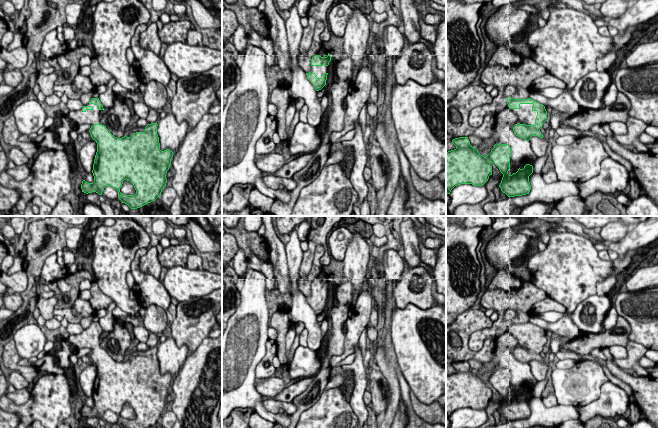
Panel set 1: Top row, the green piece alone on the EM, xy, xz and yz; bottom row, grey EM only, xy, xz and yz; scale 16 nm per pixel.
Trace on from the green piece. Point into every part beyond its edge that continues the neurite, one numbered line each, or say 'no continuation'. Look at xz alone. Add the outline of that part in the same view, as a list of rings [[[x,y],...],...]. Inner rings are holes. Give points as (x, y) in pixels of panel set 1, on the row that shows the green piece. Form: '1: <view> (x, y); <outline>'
1: xz (318, 70); [[[311,66],[311,71],[317,75],[317,78],[323,78],[322,75],[328,73],[328,66]]]

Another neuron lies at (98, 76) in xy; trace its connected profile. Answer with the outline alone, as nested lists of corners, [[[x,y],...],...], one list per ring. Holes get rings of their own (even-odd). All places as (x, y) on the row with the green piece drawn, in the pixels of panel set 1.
[[[92,57],[91,64],[89,65],[91,74],[89,75],[90,81],[94,88],[100,85],[107,85],[108,82],[113,78],[112,74],[105,71],[98,63],[95,57]]]

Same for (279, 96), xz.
[[[278,86],[274,88],[269,96],[269,104],[274,104],[277,106],[278,111],[276,114],[277,119],[277,129],[280,139],[285,141],[288,137],[286,132],[286,109],[290,104],[290,96],[288,93],[288,88],[283,86]]]

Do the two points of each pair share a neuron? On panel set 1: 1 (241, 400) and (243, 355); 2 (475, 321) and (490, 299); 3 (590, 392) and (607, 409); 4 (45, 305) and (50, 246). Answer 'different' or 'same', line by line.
1: same
2: different
3: different
4: different

